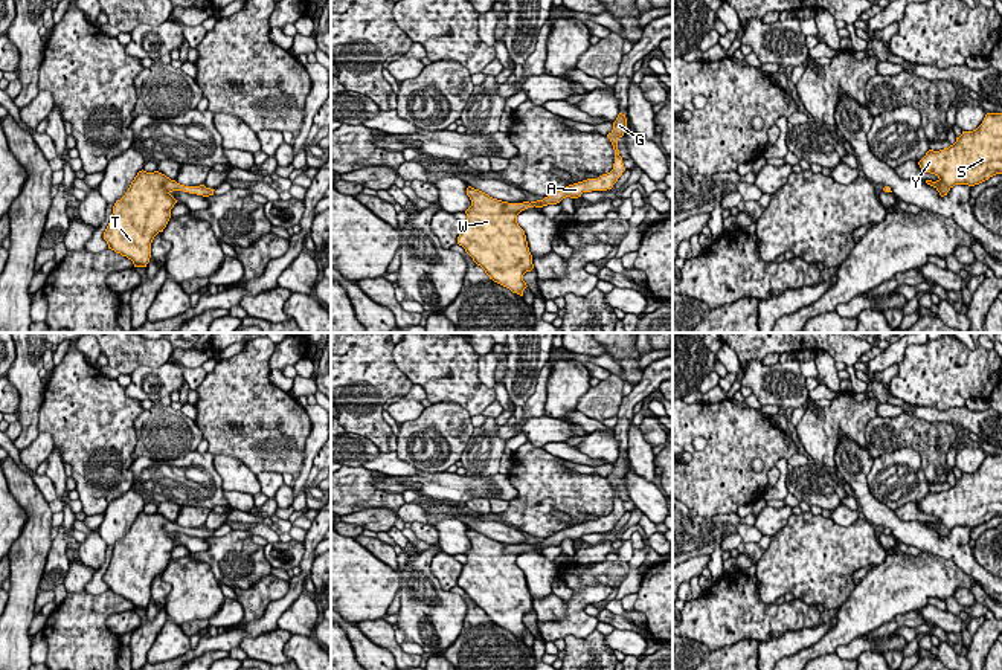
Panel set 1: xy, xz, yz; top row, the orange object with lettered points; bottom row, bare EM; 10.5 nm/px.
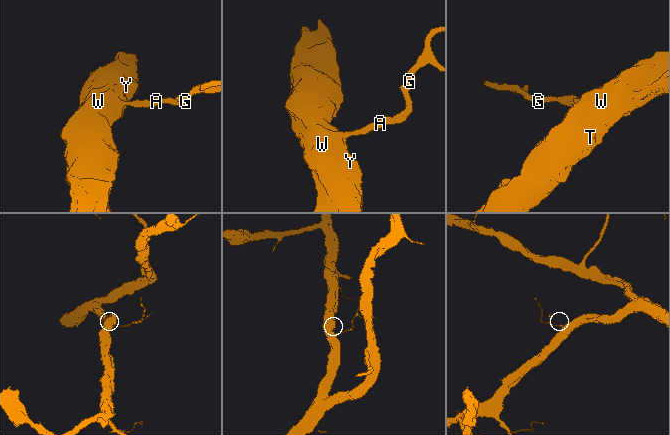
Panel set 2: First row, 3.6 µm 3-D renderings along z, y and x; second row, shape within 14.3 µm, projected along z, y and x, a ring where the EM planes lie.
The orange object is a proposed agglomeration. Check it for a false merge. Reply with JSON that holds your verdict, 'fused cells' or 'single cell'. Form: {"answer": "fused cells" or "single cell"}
{"answer": "single cell"}

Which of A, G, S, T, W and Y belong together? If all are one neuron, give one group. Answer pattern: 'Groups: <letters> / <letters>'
Groups: A G S T W Y

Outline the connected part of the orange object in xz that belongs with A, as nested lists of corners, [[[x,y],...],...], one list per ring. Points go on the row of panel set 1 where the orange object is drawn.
[[[619,113],[613,130],[607,134],[615,150],[613,169],[598,179],[587,179],[537,201],[508,203],[488,194],[467,188],[471,206],[465,211],[467,221],[458,237],[458,244],[480,266],[494,282],[523,296],[528,287],[523,275],[534,269],[525,230],[517,223],[517,215],[528,208],[557,205],[563,198],[578,198],[583,192],[612,189],[625,171],[618,150],[618,139],[627,130],[627,118]]]

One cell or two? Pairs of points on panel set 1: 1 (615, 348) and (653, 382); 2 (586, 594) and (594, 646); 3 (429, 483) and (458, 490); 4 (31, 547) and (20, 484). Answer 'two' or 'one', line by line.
1: two
2: two
3: one
4: one

